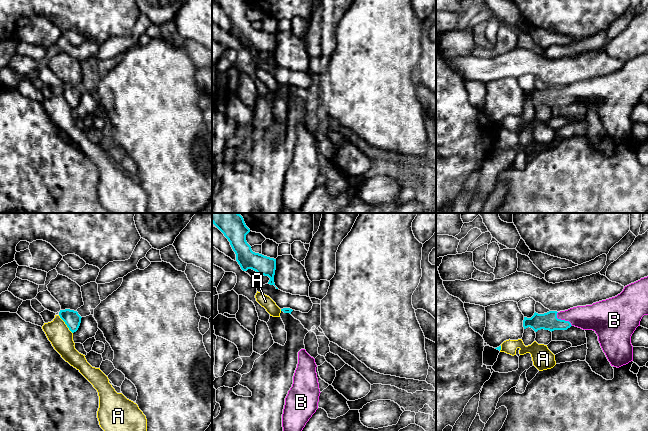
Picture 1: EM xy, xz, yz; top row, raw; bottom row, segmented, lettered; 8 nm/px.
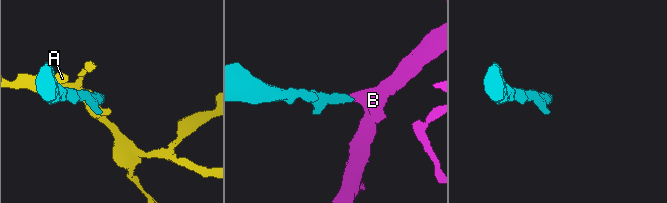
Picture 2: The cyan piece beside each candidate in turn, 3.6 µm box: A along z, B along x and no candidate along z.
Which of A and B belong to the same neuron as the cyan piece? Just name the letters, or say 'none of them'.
B

